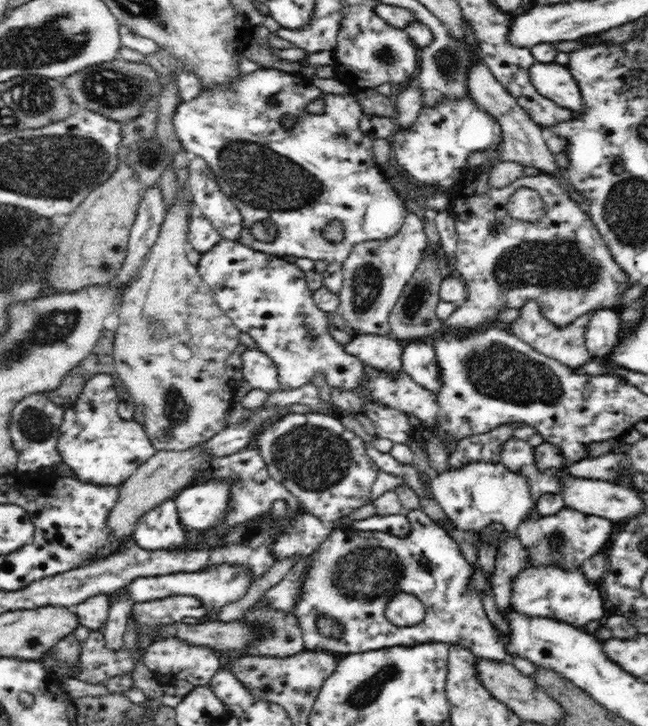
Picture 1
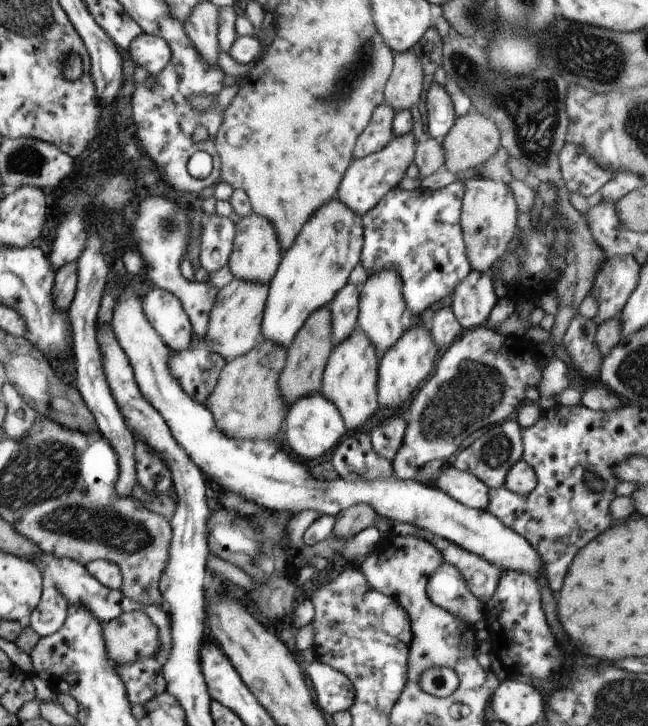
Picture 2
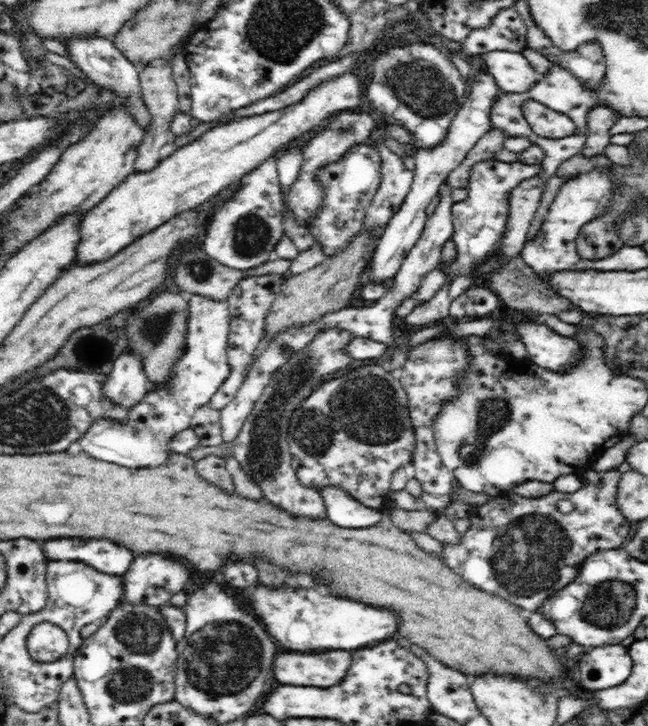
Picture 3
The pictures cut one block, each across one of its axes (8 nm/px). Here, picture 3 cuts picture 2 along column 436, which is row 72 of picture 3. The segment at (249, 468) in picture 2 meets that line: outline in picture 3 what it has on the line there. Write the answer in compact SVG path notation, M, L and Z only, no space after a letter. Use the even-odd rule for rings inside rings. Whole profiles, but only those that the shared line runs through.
M488 52L482 54L486 62L486 72L496 80L500 92L506 94L522 94L534 88L534 84L542 78L530 62L520 52Z

